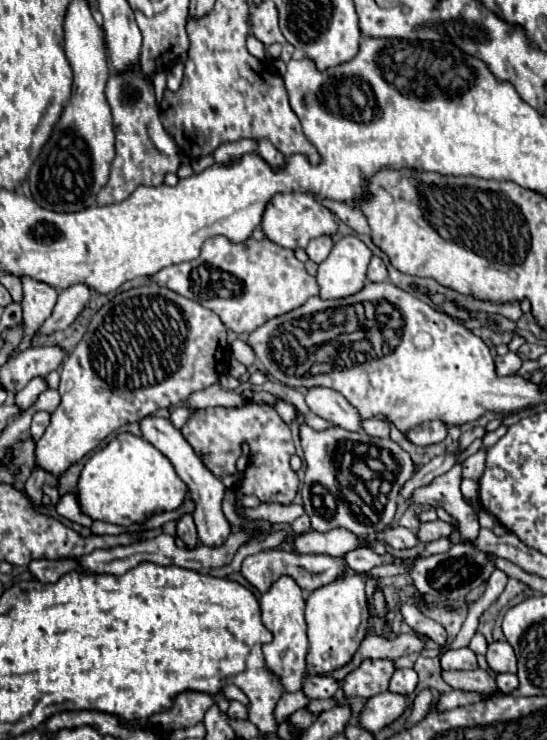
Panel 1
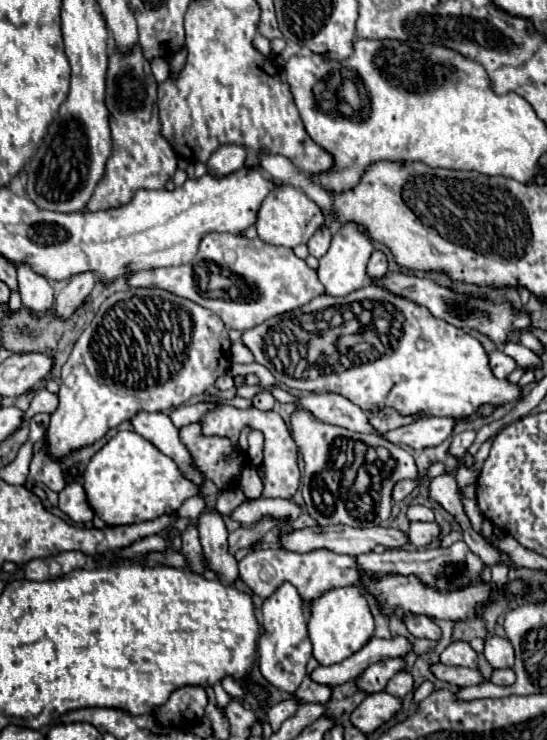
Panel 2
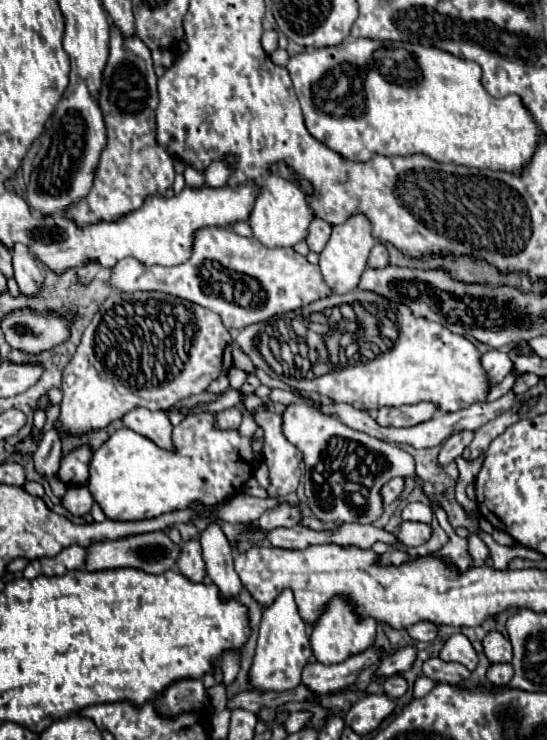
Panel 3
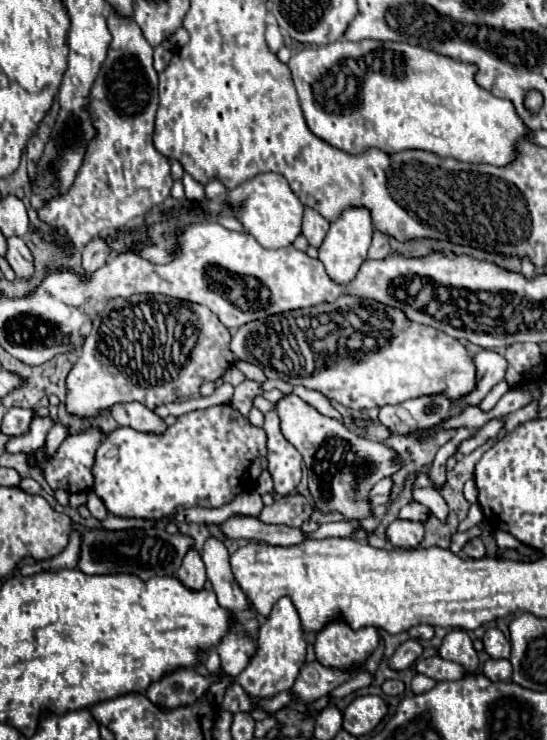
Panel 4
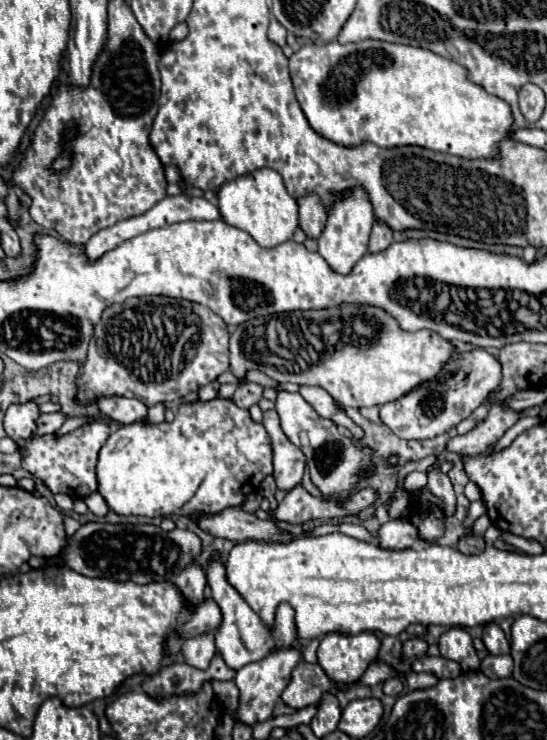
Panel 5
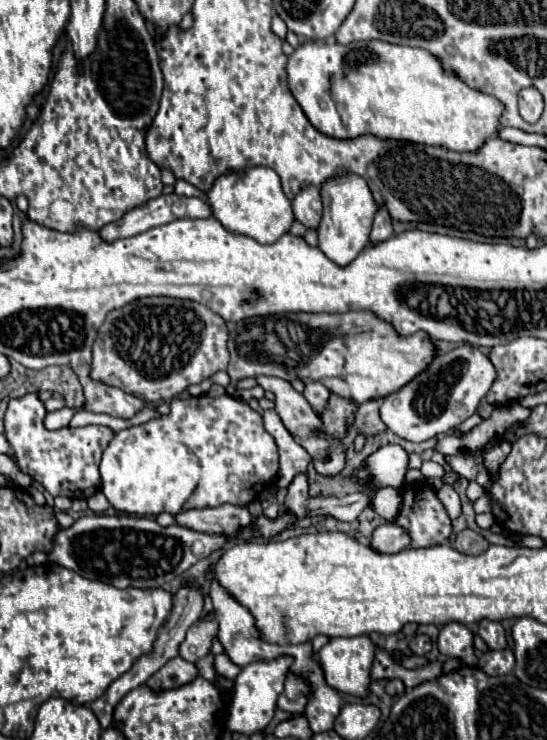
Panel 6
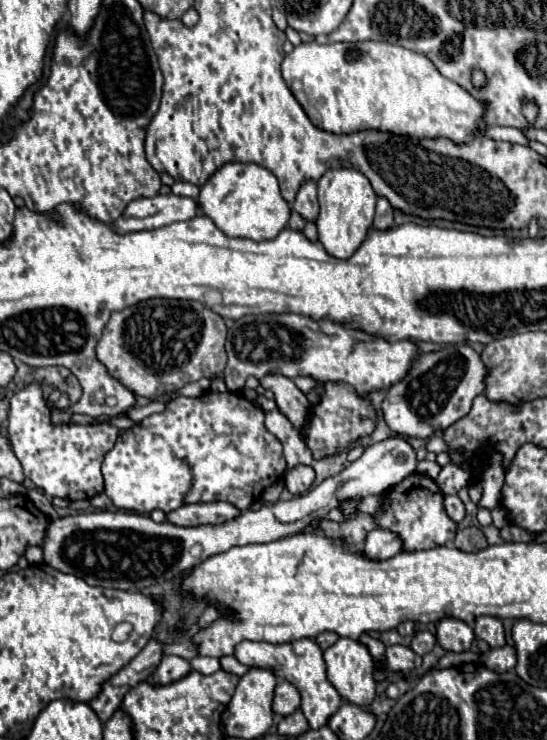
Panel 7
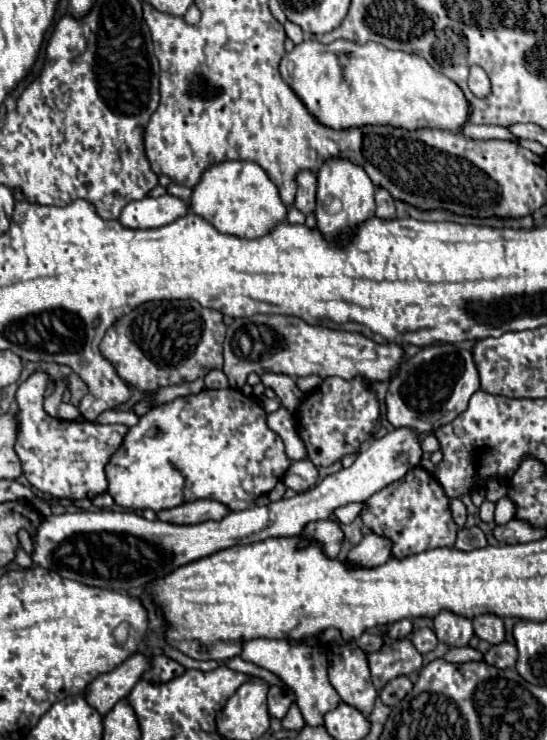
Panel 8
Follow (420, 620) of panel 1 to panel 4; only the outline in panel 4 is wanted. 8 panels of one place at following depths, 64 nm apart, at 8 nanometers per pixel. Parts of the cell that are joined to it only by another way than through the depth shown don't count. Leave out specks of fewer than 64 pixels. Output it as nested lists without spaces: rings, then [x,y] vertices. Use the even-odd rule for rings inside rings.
[[[420,624],[420,626],[414,626],[408,630],[408,634],[416,640],[432,640],[434,638],[434,628],[428,626],[428,624]]]

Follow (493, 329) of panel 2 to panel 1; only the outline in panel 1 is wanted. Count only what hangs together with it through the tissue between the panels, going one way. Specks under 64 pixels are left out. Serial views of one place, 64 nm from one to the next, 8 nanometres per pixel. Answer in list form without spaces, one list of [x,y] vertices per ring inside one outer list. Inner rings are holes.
[[[432,294],[432,300],[434,300],[434,304],[442,310],[442,312],[446,312],[446,314],[450,314],[450,316],[456,316],[456,318],[468,318],[468,312],[464,312],[464,310],[458,310],[452,302],[448,302],[442,294]]]

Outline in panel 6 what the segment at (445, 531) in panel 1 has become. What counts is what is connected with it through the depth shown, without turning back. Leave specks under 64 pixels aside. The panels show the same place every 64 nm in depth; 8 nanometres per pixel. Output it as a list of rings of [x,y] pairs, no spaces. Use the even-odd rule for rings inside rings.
[[[386,522],[386,524],[378,526],[372,536],[372,548],[376,548],[378,552],[384,552],[384,554],[394,554],[394,552],[406,550],[406,548],[410,548],[410,544],[412,544],[410,534],[394,522]]]

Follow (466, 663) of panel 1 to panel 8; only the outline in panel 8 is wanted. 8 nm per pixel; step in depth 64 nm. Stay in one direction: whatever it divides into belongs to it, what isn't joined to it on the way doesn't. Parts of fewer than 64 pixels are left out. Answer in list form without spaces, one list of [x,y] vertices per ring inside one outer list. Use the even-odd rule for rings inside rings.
[[[440,612],[434,618],[434,632],[440,642],[448,646],[468,646],[472,632],[472,622],[468,618],[462,618],[452,612]]]

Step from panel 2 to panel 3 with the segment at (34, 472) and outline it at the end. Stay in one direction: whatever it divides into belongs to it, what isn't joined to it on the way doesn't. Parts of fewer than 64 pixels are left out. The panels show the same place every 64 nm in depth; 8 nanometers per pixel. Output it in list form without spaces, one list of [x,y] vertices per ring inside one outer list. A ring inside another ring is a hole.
[[[56,430],[44,432],[38,444],[38,450],[34,452],[34,470],[46,478],[53,493],[61,499],[66,493],[67,486],[56,477],[58,468],[60,468],[60,460],[62,460],[60,446],[62,444],[60,444],[60,436]]]

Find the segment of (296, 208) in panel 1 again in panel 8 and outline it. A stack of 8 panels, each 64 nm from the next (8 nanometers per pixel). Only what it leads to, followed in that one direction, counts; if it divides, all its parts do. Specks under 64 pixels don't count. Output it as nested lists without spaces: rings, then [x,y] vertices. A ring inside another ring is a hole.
[[[220,162],[200,178],[190,198],[190,210],[208,220],[218,232],[240,238],[260,238],[270,234],[286,220],[286,206],[280,200],[276,184],[254,162]]]

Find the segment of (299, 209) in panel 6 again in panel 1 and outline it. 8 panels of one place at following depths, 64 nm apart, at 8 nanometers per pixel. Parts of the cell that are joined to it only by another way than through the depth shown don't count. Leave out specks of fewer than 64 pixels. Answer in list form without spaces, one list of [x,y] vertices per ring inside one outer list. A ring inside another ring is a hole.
[[[320,236],[320,238],[312,240],[312,242],[306,246],[306,254],[308,254],[308,258],[314,260],[316,264],[322,264],[322,262],[328,258],[332,246],[334,246],[332,238],[328,238],[328,236]]]

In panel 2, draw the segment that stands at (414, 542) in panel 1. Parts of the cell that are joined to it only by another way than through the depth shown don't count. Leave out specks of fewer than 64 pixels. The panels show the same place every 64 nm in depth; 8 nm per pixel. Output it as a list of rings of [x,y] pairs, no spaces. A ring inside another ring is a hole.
[[[314,526],[314,528],[302,528],[302,530],[294,530],[292,534],[284,534],[282,536],[282,546],[286,550],[292,550],[292,552],[312,552],[312,550],[332,550],[336,554],[362,554],[362,552],[370,552],[374,550],[376,544],[382,544],[386,548],[402,548],[406,546],[410,540],[406,536],[406,532],[402,530],[396,530],[396,528],[348,528],[348,526],[328,526],[328,528],[320,528],[320,526]]]

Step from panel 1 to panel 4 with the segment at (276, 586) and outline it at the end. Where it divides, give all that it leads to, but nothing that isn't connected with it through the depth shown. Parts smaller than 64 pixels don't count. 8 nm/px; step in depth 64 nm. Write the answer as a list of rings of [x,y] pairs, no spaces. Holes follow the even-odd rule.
[[[284,596],[274,604],[272,612],[264,618],[258,632],[258,650],[250,664],[240,672],[238,682],[250,696],[274,696],[282,690],[290,690],[306,660],[306,648],[308,642],[304,640],[304,630],[298,612],[292,600]]]

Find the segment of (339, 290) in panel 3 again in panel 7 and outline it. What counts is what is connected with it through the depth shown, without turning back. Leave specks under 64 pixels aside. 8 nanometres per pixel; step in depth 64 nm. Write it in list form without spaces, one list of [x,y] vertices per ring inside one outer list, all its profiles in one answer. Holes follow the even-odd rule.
[[[352,168],[328,170],[318,180],[318,200],[320,200],[320,216],[316,220],[318,242],[324,246],[324,250],[330,256],[338,260],[348,260],[366,240],[374,220],[376,194],[368,178],[362,172]]]

